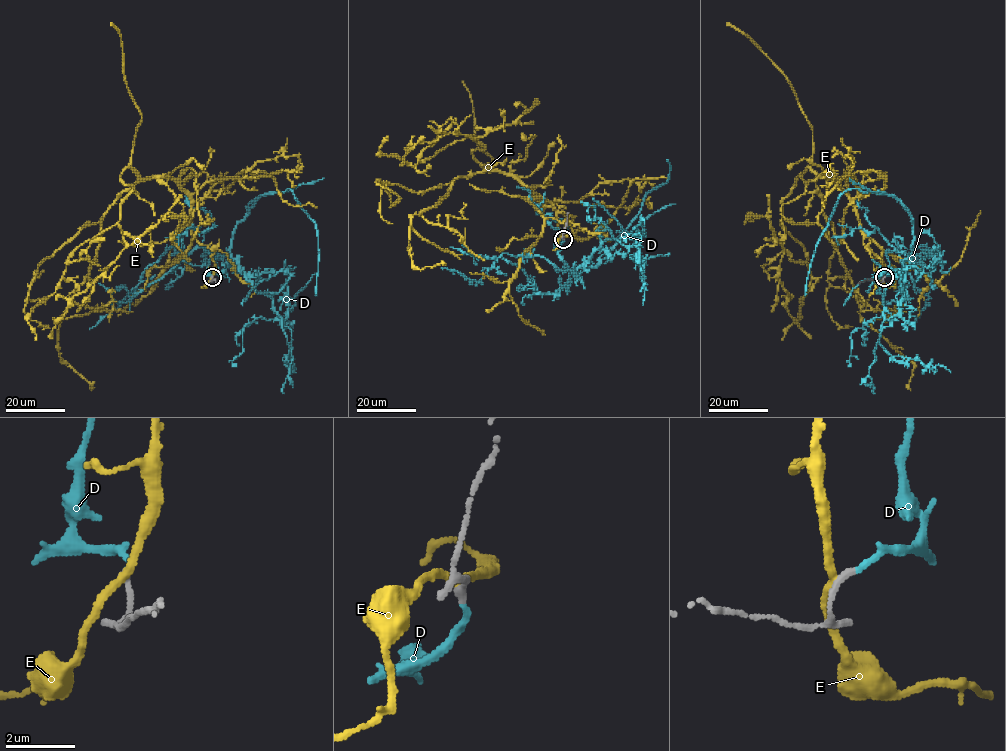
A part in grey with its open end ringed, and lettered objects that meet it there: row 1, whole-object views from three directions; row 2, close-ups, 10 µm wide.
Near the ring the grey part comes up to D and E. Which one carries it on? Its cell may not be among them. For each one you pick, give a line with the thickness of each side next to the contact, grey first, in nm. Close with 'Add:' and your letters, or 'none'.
D: Thickness 220 nm (grey) against 160 nm
Add: D

